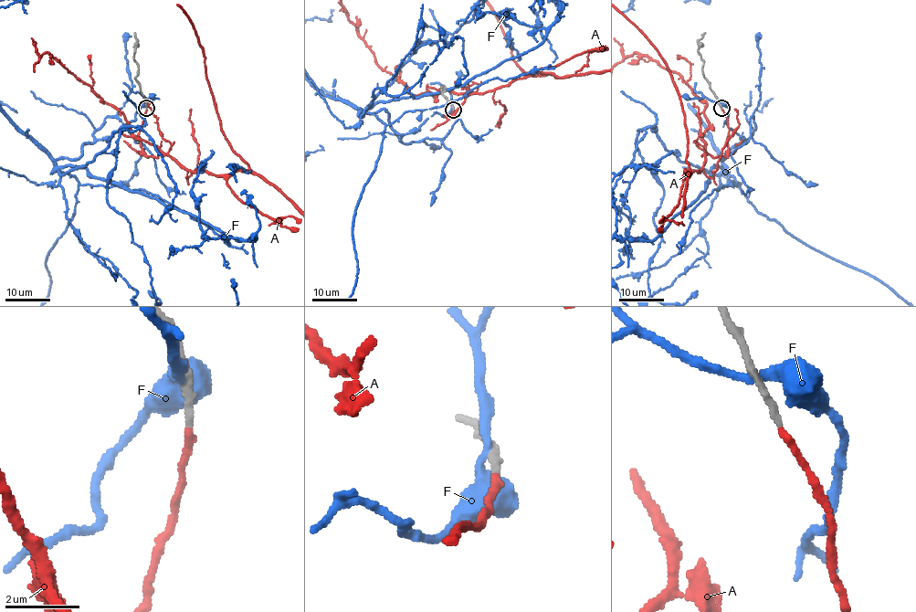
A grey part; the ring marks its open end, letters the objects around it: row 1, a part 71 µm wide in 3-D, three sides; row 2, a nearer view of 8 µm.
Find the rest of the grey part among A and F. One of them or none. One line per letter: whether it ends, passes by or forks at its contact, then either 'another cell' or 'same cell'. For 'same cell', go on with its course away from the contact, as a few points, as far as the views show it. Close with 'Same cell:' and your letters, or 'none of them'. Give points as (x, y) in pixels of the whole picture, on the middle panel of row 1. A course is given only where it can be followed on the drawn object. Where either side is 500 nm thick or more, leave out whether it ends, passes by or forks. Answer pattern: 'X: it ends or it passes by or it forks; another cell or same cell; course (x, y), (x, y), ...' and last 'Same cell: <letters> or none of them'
A: it ends; same cell; course (453, 109), (469, 95), (555, 77), (513, 59), (493, 9)
F: it passes by; another cell
Same cell: A

